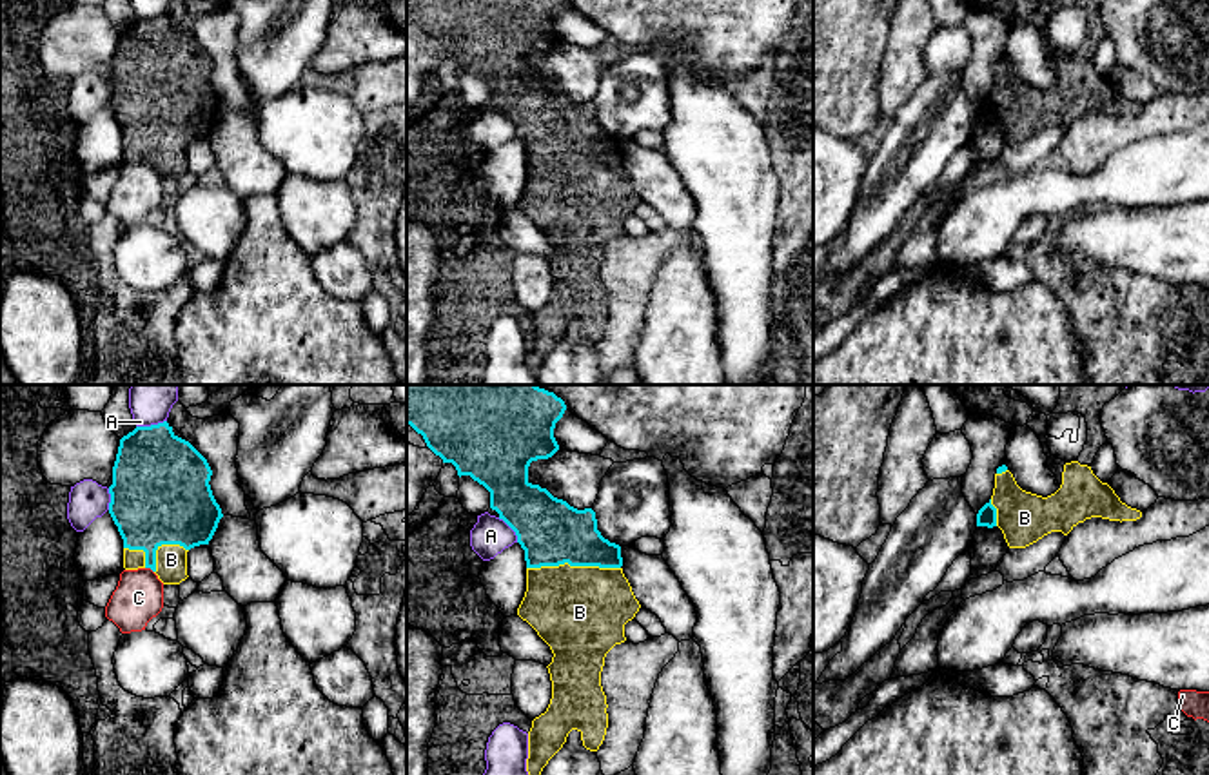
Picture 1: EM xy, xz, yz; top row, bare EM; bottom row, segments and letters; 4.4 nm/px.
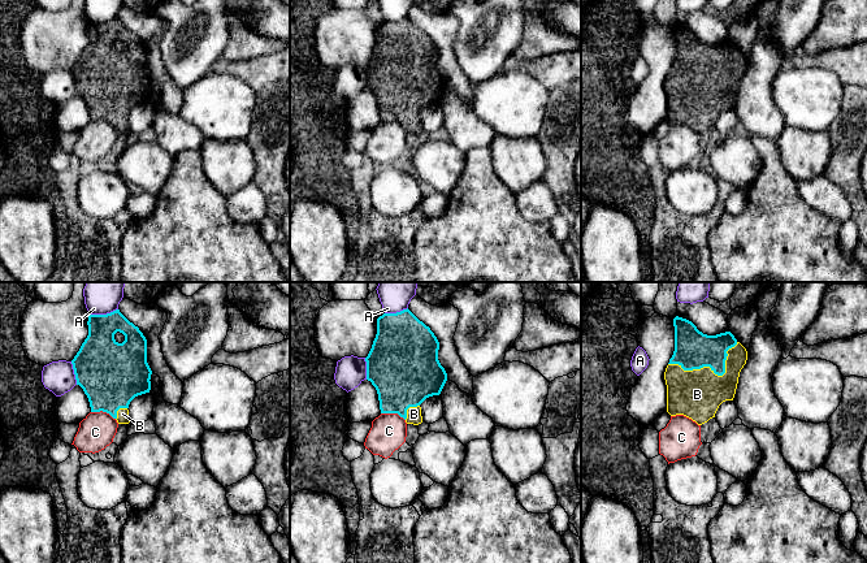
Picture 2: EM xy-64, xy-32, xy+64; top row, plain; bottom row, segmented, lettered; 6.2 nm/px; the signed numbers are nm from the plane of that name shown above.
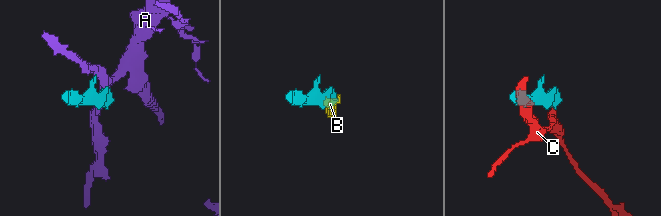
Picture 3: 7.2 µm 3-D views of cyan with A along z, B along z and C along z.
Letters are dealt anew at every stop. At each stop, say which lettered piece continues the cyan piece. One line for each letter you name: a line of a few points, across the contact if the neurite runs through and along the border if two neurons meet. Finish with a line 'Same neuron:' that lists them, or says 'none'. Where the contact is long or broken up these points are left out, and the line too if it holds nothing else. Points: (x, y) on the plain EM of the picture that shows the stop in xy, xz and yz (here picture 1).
Same neuron: B

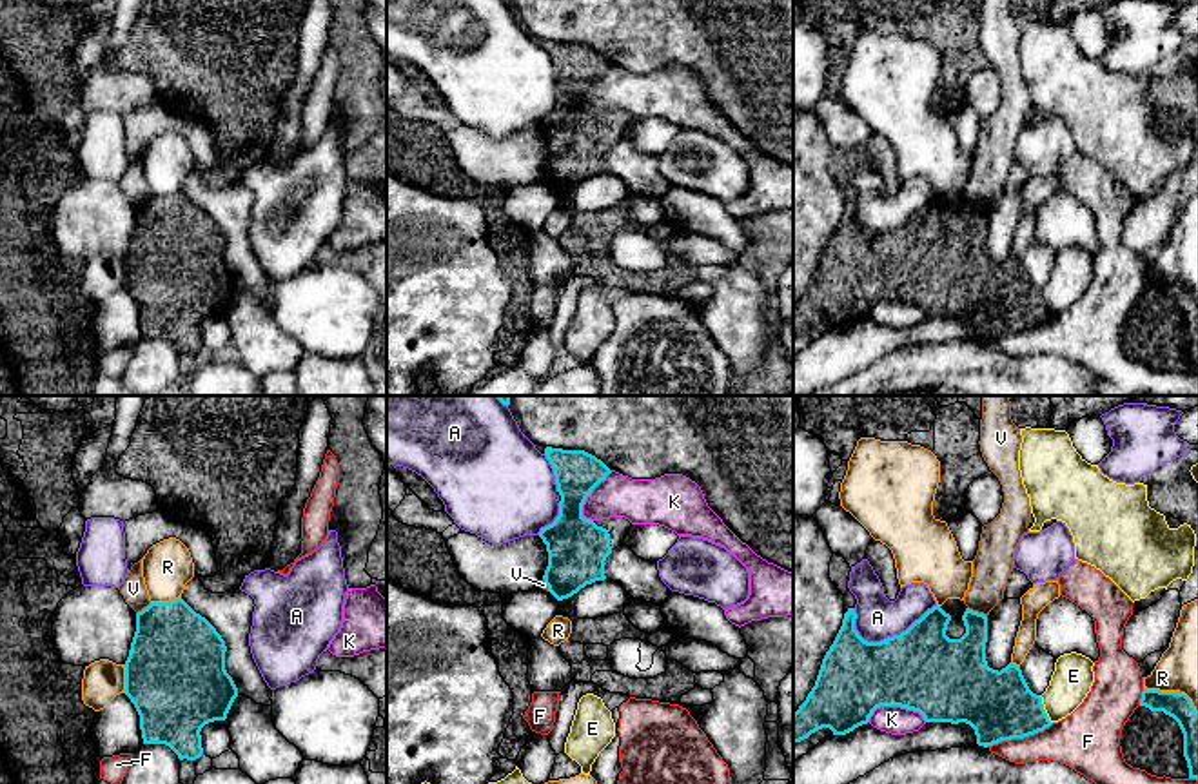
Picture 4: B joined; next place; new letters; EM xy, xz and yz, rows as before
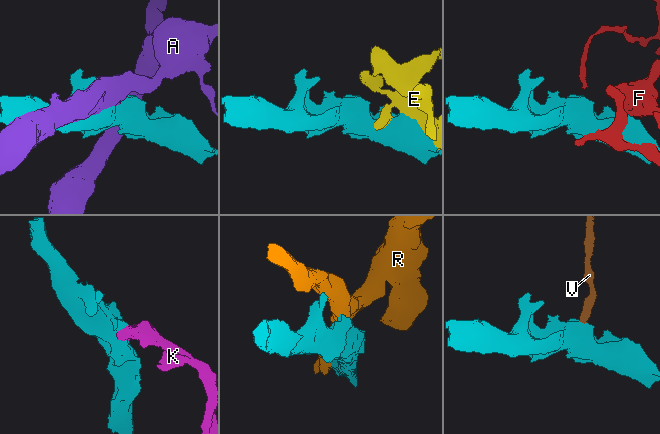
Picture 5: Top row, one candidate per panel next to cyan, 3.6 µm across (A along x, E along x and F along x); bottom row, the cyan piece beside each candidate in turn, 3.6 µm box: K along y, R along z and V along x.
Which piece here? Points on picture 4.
Same neuron: none

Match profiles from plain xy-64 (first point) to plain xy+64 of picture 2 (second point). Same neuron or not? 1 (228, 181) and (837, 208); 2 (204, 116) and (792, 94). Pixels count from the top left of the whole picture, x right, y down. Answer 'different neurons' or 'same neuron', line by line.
1: different neurons
2: same neuron

